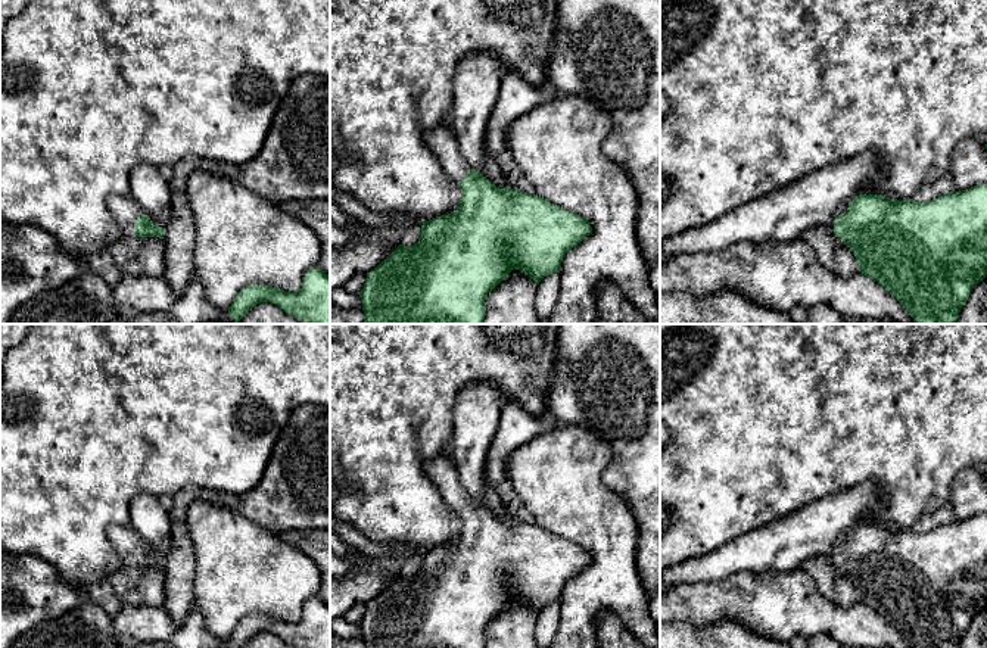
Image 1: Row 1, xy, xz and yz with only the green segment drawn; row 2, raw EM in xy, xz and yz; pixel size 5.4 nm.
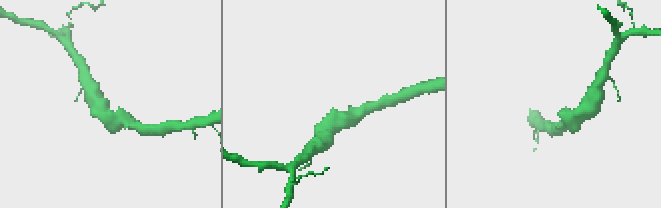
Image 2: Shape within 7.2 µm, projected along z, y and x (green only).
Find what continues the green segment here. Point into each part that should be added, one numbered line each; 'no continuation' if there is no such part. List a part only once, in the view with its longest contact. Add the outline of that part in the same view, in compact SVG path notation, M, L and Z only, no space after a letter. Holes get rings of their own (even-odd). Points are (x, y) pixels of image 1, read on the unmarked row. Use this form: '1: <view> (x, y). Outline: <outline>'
1: yz (844, 535). Outline: M846 530L846 532L843 532L843 533L835 539L835 542L834 542L834 545L832 545L832 548L831 548L831 551L828 552L828 557L829 557L832 561L835 560L835 557L834 557L835 548L837 548L840 543L844 543L844 542L849 539L849 536L850 536L850 530Z

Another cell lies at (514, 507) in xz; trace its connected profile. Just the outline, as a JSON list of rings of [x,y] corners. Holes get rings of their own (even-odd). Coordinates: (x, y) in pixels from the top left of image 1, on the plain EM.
[[[505,479],[494,487],[505,508],[507,515],[514,520],[529,523],[530,513],[523,504],[523,501],[520,499],[520,496],[516,493],[511,482]]]

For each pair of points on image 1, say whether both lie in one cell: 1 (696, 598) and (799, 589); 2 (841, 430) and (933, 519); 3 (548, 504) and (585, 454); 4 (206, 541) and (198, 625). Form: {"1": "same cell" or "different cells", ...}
{"1": "same cell", "2": "different cells", "3": "same cell", "4": "different cells"}

